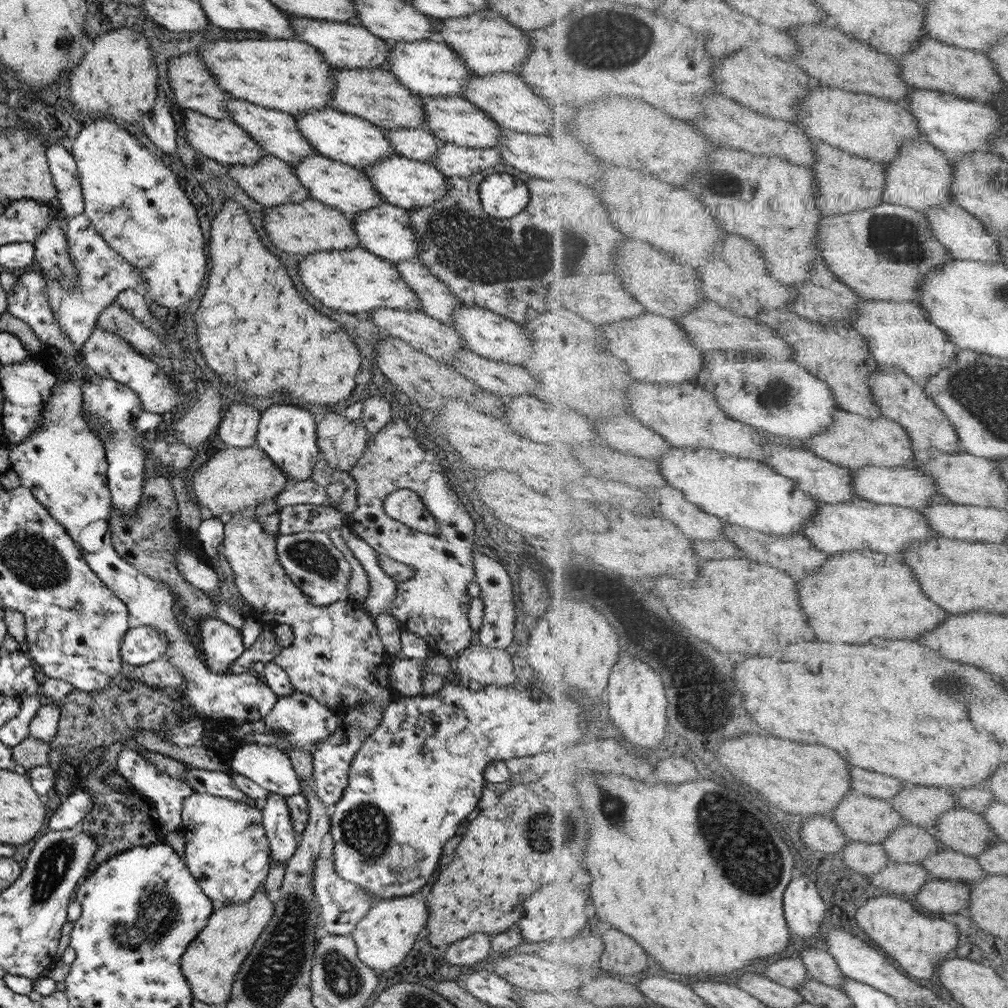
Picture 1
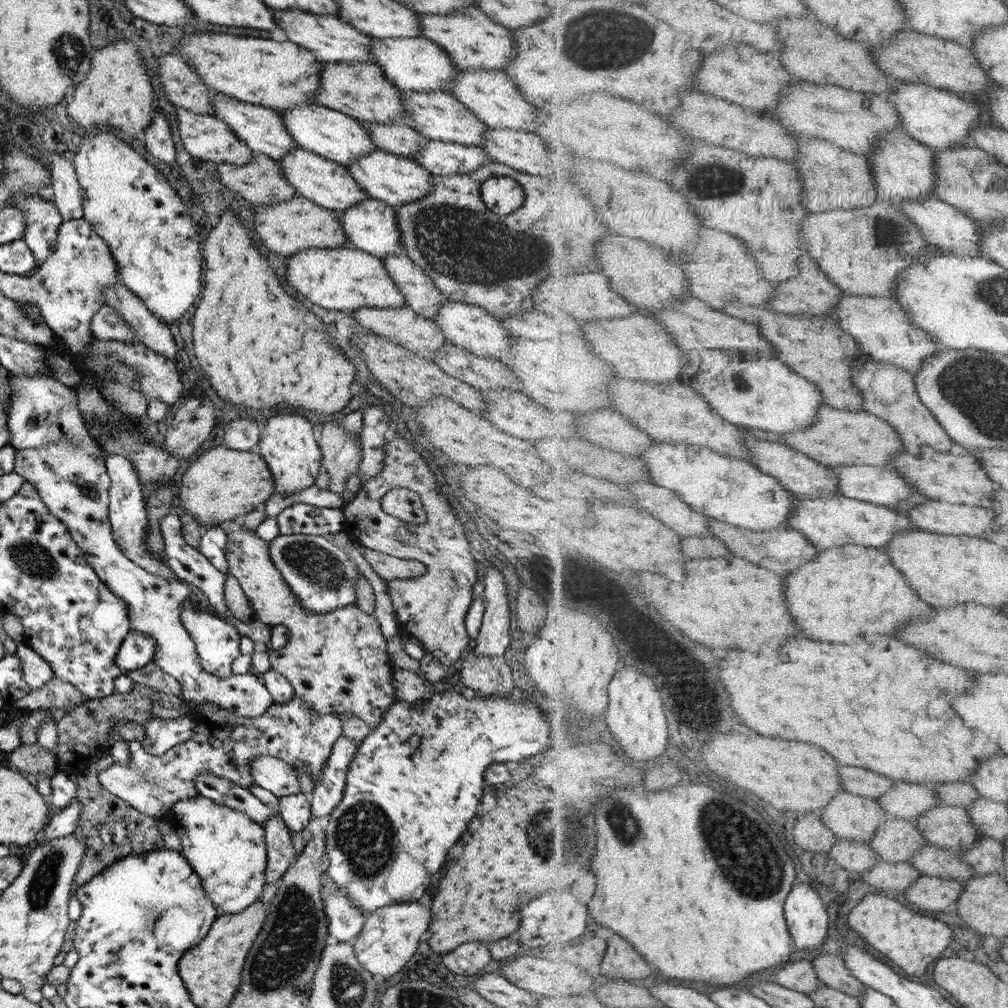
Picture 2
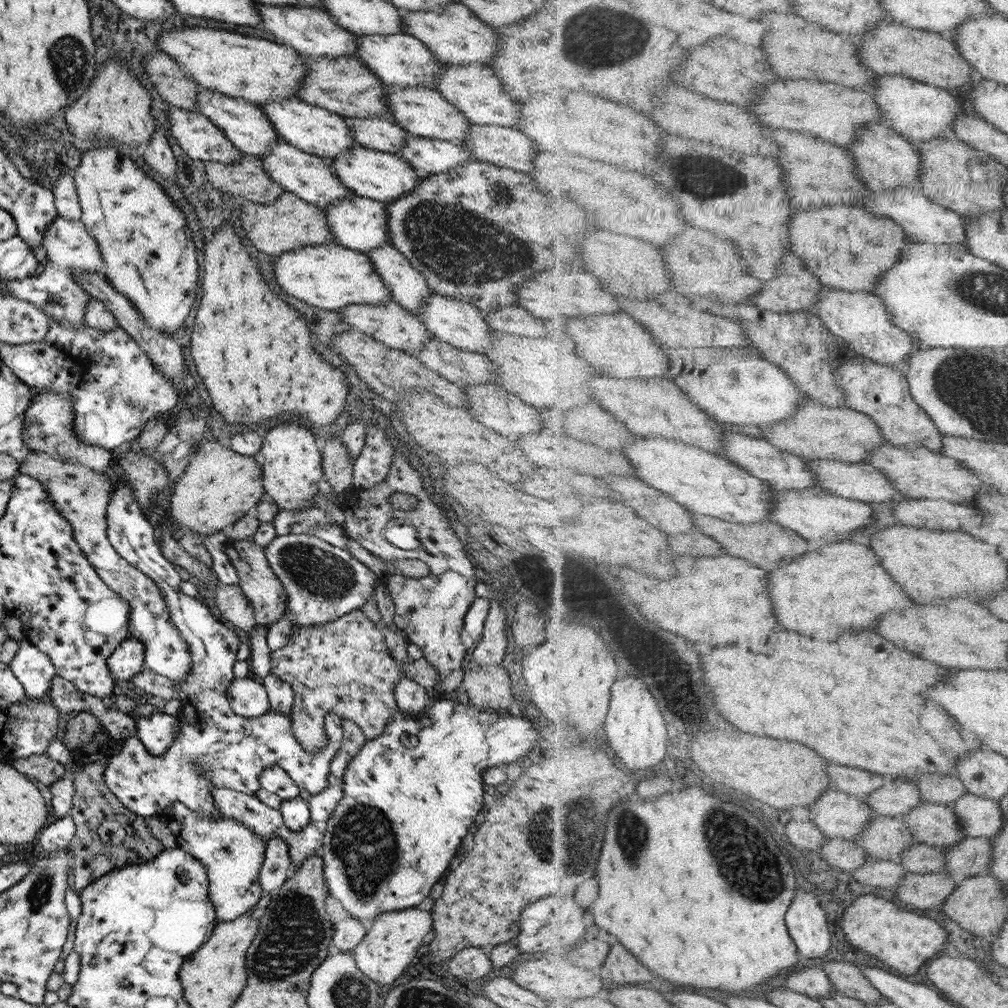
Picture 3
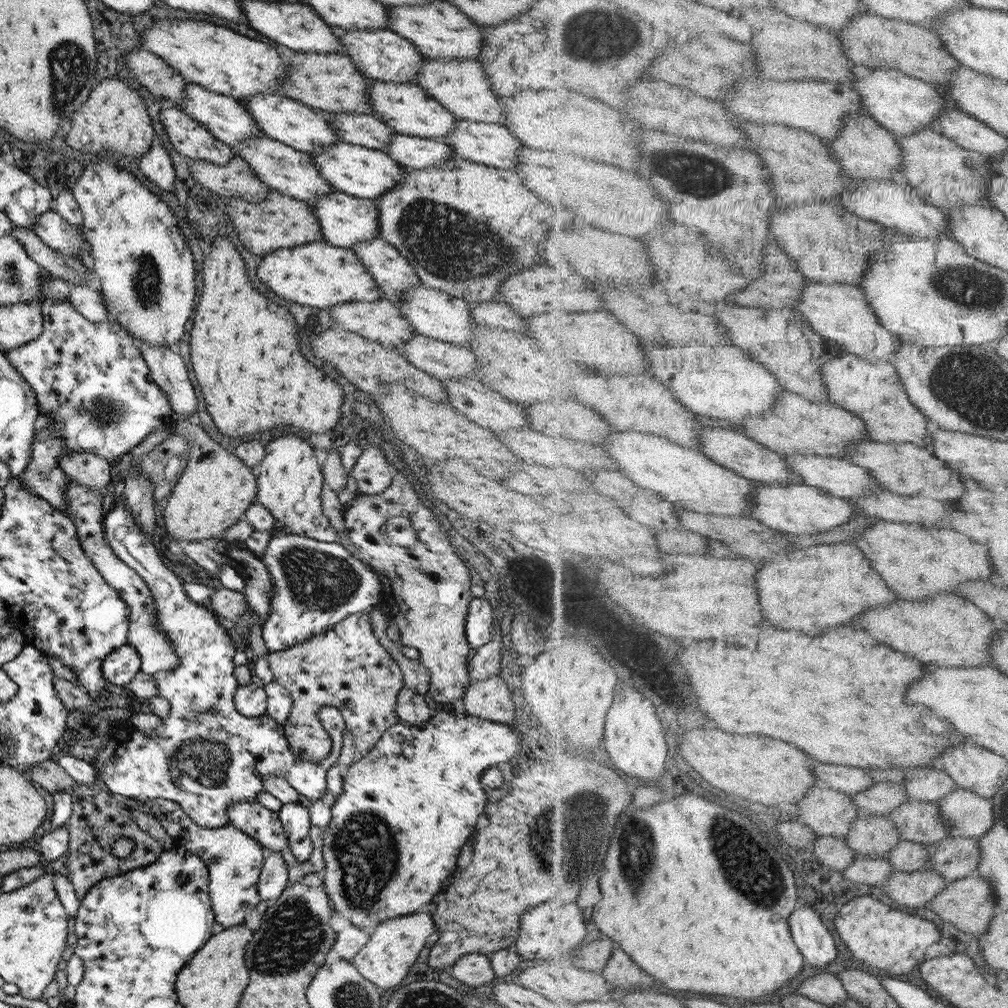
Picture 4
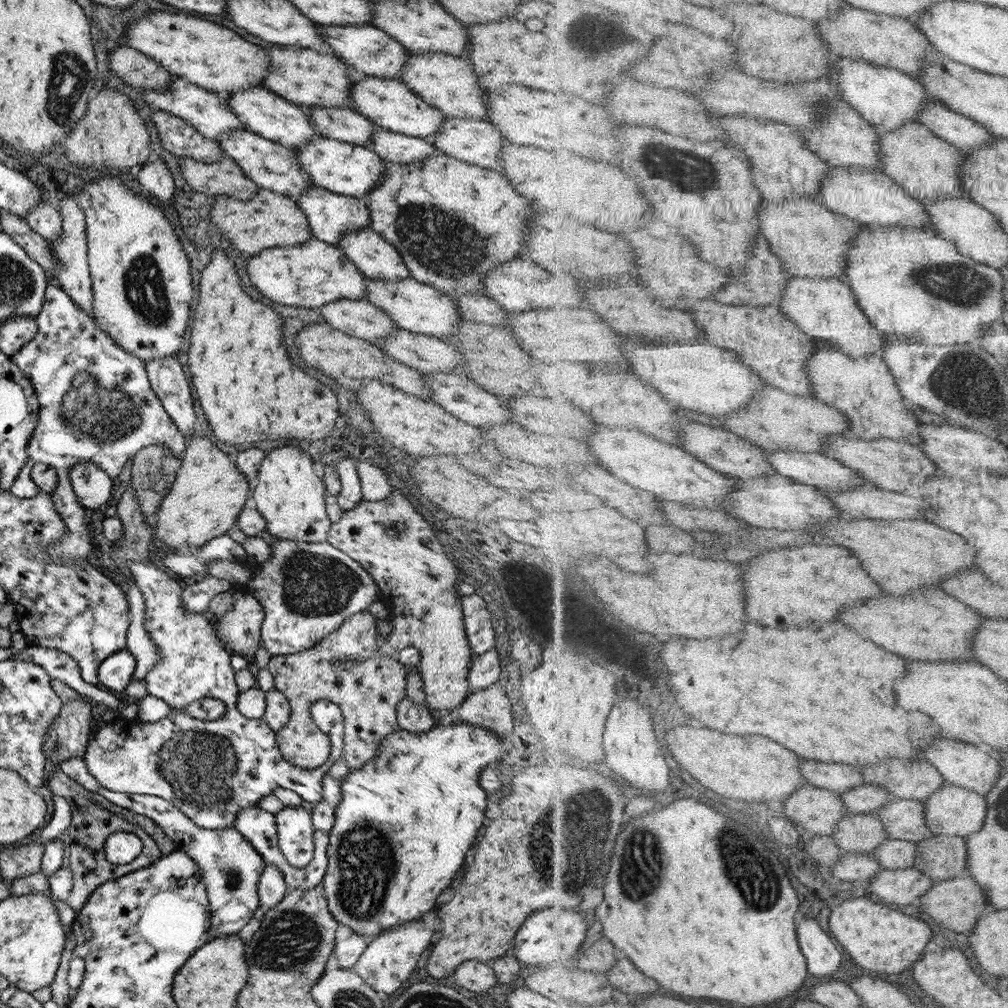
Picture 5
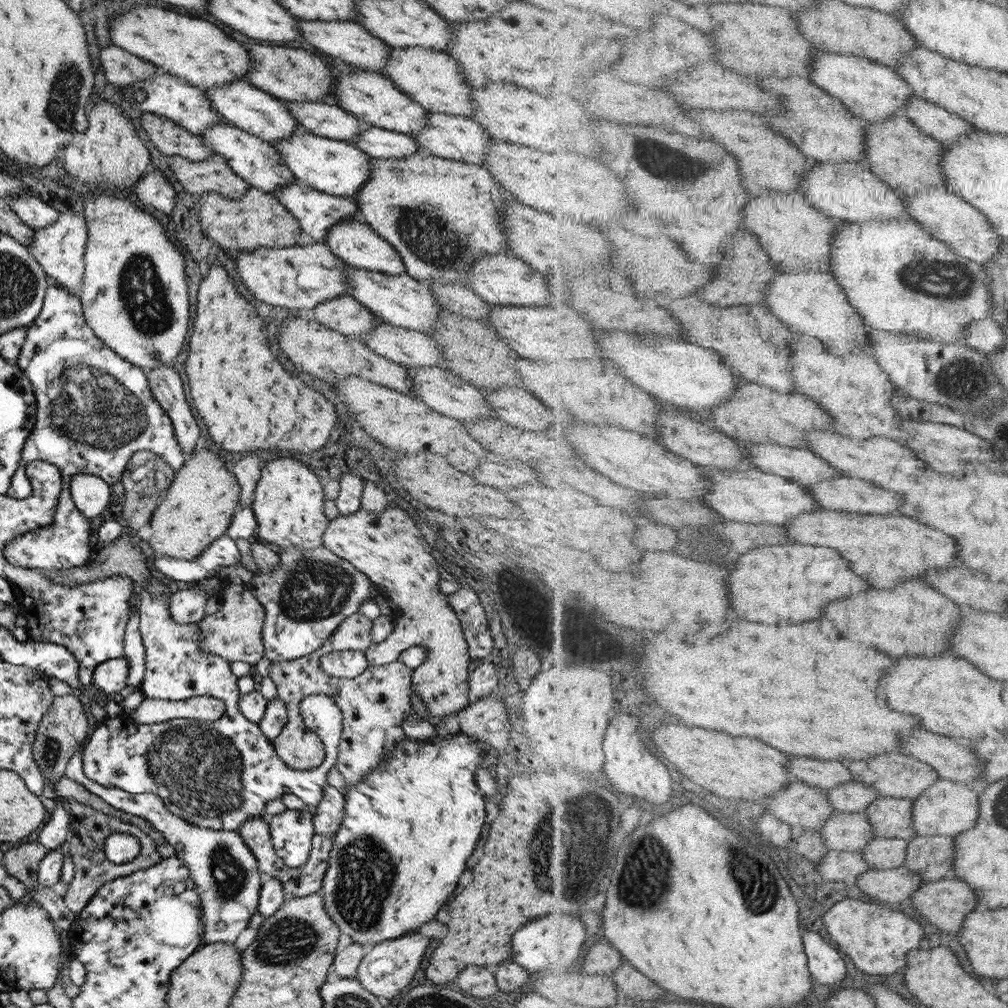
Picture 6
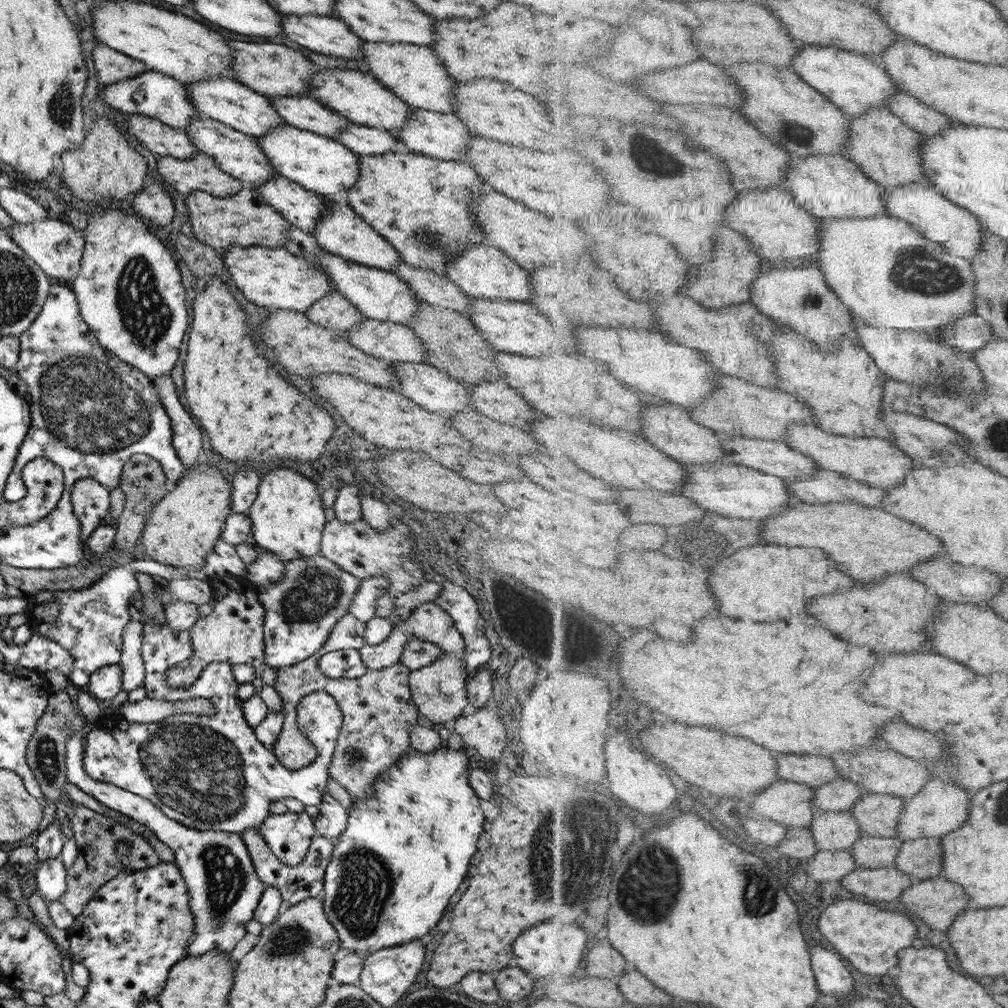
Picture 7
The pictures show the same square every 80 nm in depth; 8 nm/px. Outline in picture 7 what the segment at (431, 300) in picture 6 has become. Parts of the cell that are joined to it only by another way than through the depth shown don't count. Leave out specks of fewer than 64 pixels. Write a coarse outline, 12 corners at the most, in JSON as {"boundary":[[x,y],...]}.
{"boundary":[[292,226],[285,249],[317,263],[364,318],[406,327],[418,298],[395,273],[347,262]]}

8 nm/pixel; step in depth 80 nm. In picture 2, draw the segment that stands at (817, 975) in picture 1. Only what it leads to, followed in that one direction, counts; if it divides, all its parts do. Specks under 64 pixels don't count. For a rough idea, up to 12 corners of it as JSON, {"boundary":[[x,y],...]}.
{"boundary":[[841,955],[812,963],[823,984],[862,999],[867,986]]}

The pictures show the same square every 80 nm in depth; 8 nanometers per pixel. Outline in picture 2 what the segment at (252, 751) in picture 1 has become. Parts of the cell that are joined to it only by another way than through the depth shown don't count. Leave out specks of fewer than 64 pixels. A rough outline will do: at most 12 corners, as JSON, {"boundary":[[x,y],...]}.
{"boundary":[[259,754],[252,782],[277,797],[299,793],[287,761]]}

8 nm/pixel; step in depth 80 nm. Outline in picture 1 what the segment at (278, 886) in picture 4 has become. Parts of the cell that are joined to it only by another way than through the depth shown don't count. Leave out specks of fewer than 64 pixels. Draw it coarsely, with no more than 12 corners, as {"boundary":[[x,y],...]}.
{"boundary":[[268,792],[260,811],[271,864],[296,849],[285,797]]}

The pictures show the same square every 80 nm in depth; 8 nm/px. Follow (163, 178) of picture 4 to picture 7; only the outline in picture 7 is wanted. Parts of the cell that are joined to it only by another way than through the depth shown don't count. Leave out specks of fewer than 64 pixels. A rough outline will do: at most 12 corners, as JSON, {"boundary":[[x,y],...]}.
{"boundary":[[146,179],[133,199],[135,216],[165,226],[173,202],[162,184]]}

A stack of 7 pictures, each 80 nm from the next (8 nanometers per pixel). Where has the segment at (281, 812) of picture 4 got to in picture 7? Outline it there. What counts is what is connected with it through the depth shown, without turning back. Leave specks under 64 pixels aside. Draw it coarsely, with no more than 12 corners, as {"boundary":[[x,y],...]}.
{"boundary":[[303,812],[267,815],[258,833],[287,866],[297,866],[314,835]]}

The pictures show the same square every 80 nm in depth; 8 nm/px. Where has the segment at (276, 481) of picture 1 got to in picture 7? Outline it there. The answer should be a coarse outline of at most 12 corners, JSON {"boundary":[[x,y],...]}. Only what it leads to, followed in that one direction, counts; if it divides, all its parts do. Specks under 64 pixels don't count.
{"boundary":[[214,465],[184,470],[144,520],[158,563],[203,564],[231,514]]}

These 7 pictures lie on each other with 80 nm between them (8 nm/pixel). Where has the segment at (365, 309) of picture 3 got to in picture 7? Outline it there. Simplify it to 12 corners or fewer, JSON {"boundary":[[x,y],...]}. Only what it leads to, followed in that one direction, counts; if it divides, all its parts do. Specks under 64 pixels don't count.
{"boundary":[[337,291],[305,312],[315,324],[344,334],[364,316]]}

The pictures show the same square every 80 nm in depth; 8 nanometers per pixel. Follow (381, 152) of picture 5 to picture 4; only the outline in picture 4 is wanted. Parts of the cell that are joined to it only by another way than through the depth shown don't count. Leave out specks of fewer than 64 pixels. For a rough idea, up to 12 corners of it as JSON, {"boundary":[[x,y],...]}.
{"boundary":[[391,135],[387,153],[409,169],[455,157],[441,139]]}

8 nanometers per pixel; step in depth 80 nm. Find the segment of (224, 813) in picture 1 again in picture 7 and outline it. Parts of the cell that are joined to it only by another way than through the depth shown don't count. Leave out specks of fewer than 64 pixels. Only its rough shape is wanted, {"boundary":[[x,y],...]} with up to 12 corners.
{"boundary":[[67,734],[66,780],[173,851],[194,936],[185,957],[229,956],[265,884],[238,833],[169,819],[82,769]]}

